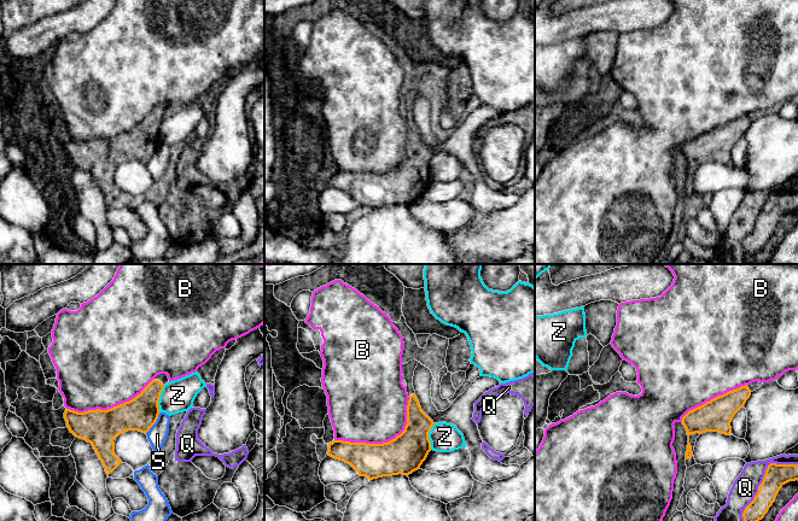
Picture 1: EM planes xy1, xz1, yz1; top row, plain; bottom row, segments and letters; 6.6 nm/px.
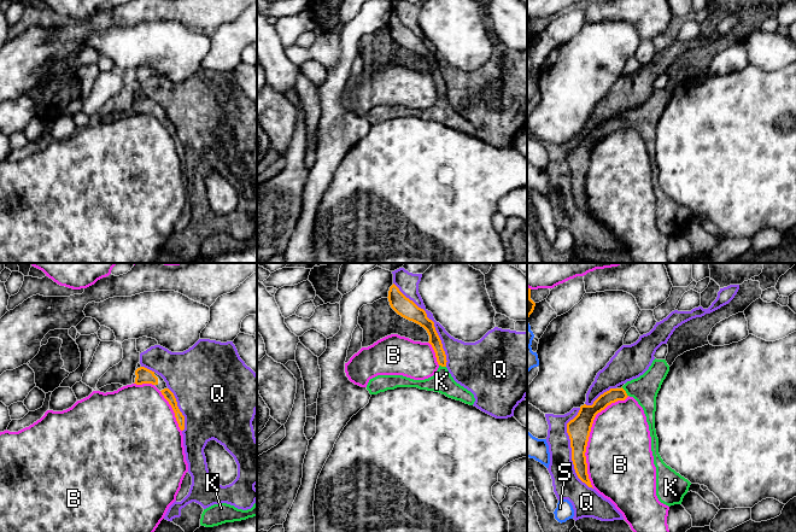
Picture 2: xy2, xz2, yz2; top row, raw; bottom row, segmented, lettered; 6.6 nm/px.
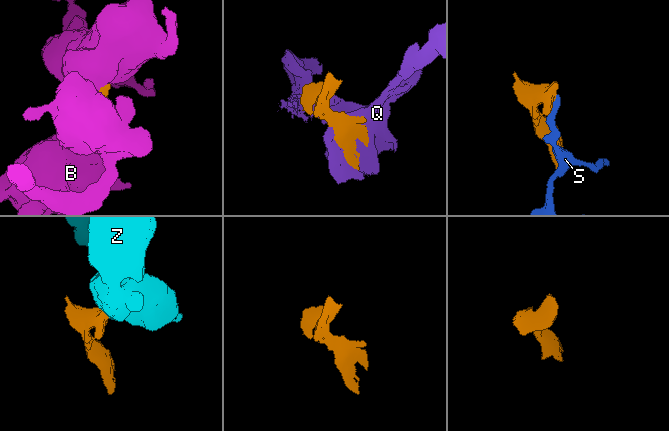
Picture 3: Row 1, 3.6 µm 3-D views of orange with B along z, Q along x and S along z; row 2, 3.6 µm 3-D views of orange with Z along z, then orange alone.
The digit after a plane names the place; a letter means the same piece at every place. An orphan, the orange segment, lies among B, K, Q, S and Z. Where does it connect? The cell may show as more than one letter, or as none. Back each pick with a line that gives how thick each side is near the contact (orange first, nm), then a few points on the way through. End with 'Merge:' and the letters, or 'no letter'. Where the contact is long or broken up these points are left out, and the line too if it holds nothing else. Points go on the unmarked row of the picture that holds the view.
K: 90 nm thick on the orange side, 180 nm on the other; runs through yz2 (614, 124), (625, 122), (644, 120)
Merge: K

